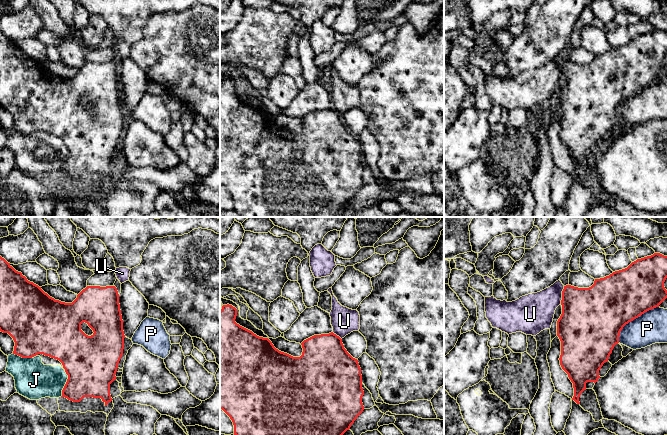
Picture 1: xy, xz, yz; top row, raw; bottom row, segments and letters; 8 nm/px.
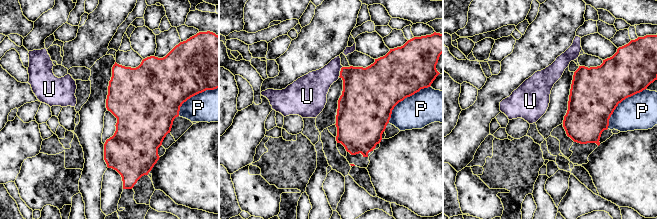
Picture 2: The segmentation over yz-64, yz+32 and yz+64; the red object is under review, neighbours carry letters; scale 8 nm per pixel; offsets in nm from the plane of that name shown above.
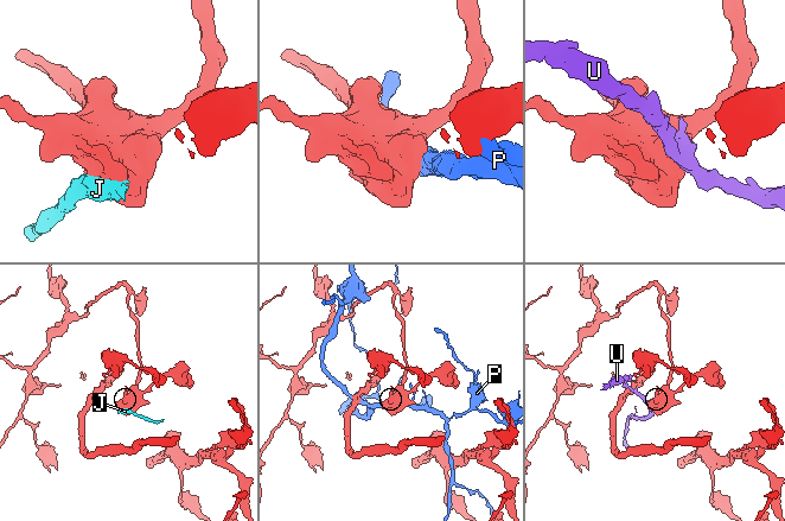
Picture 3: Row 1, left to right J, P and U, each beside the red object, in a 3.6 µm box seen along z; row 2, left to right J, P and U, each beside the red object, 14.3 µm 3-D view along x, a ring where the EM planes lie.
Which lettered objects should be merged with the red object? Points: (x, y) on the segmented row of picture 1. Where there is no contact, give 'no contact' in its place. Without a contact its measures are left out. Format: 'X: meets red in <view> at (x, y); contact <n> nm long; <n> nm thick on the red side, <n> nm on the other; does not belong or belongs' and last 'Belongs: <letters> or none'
J: meets red in xy at (66, 383); contact 220 nm long; 420 nm thick on the red side, 300 nm on the other; does not belong
P: meets red in yz at (633, 319); contact 440 nm long; 420 nm thick on the red side, 260 nm on the other; does not belong
U: meets red in yz at (562, 295); contact 150 nm long; 420 nm thick on the red side, 300 nm on the other; does not belong
Belongs: none

